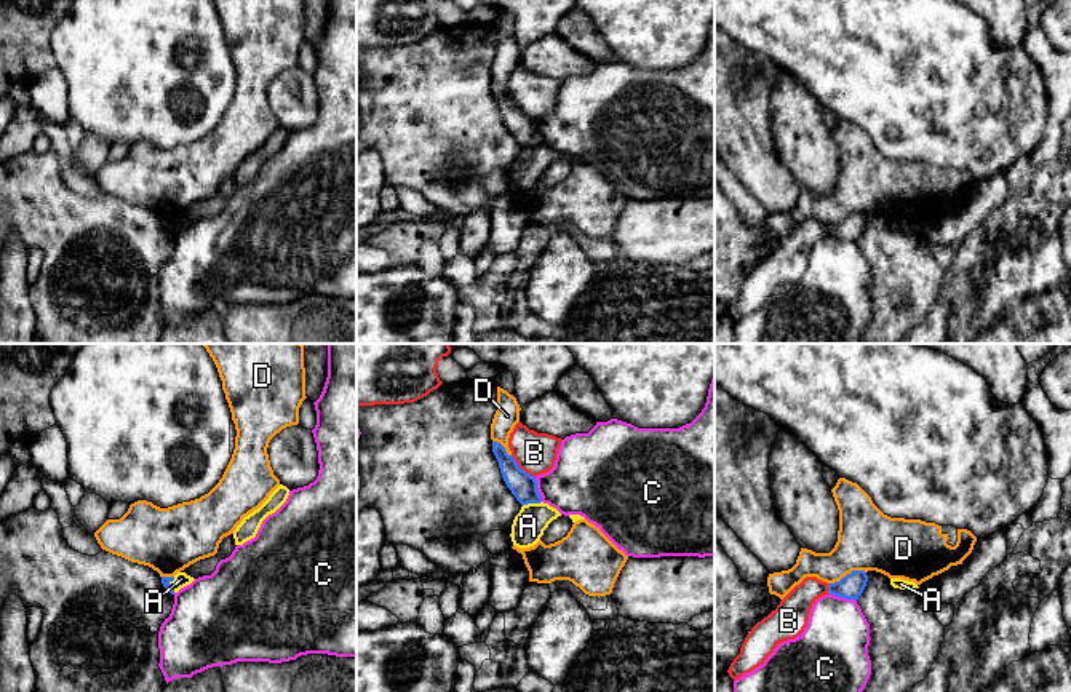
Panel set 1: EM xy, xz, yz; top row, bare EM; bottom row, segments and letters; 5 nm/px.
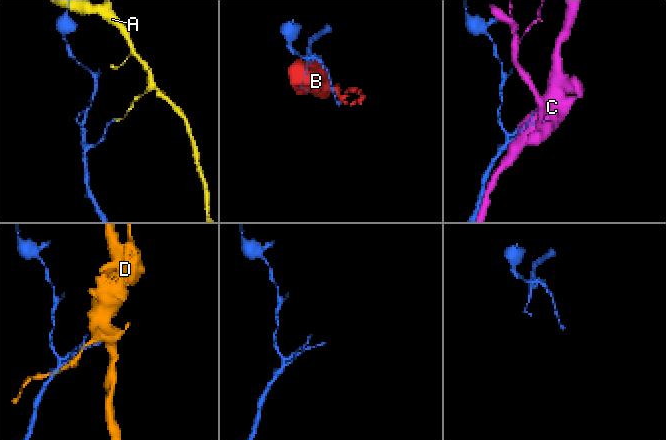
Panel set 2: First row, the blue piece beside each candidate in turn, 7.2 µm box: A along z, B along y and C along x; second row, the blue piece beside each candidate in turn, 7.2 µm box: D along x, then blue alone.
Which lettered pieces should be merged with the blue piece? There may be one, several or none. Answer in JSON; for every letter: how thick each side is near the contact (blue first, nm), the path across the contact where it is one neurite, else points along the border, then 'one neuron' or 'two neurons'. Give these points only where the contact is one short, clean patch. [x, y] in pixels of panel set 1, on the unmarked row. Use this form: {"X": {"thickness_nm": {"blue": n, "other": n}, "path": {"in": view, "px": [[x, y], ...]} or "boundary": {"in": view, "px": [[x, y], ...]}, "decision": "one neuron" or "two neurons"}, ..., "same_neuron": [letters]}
{"A": {"thickness_nm": {"blue": 140, "other": 160}, "boundary": {"in": "xz", "px": [[541, 143], [523, 147]]}, "decision": "two neurons"}, "B": {"thickness_nm": {"blue": 140, "other": 200}, "decision": "two neurons"}, "C": {"thickness_nm": {"blue": 120, "other": 340}, "decision": "two neurons"}, "D": {"thickness_nm": {"blue": 120, "other": 300}, "decision": "two neurons"}, "same_neuron": []}

